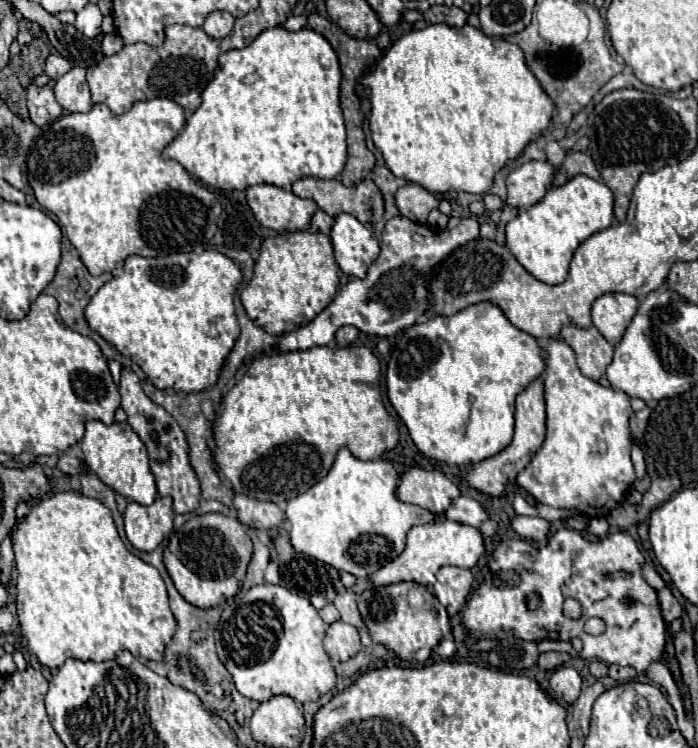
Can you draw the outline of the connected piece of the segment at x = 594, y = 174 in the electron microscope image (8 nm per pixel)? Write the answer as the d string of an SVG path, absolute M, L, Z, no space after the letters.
M570 153L566 155L564 163L560 165L556 177L554 177L554 185L560 187L562 183L570 181L574 175L588 175L592 179L600 179L600 173L598 169L594 167L594 161L586 155L586 153Z

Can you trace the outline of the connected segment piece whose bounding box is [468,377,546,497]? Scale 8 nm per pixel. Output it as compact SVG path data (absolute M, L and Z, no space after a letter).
M534 379L518 397L516 397L516 429L514 429L514 439L512 443L500 451L498 455L474 465L468 471L468 483L472 487L476 487L482 493L500 497L504 495L504 489L510 481L516 479L516 475L530 463L530 459L534 457L534 453L542 447L544 443L544 435L546 435L546 403L544 403L544 383L542 379Z

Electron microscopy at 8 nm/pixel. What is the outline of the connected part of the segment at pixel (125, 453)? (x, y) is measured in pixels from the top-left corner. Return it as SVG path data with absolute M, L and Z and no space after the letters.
M88 421L86 433L80 445L84 451L84 463L88 465L88 469L96 473L98 479L108 487L112 487L116 493L140 505L150 505L156 499L156 483L148 465L146 445L128 423L104 425L102 421Z

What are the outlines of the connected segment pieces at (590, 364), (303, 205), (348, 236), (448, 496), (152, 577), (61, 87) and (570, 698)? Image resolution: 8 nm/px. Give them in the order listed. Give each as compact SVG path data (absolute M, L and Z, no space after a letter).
M568 325L562 329L562 339L574 349L576 363L586 377L598 381L606 373L606 367L612 363L614 347L598 333L596 327L578 329Z
M254 185L246 191L246 199L256 221L278 233L306 231L316 211L312 199L302 199L276 185Z
M340 213L334 219L330 239L340 269L352 277L366 277L368 267L380 255L380 243L374 233L348 213Z
M412 467L402 475L398 497L442 519L450 503L456 497L460 497L460 489L440 471L426 471L422 467Z
M56 493L40 499L24 521L18 523L14 555L18 567L16 607L22 635L44 667L58 669L70 657L82 661L112 661L120 651L130 651L136 657L158 663L162 661L166 645L176 631L164 579L156 567L144 563L124 547L112 513L104 503L80 493Z
M72 67L64 77L60 77L54 85L54 93L56 101L70 113L88 113L92 109L84 67Z
M570 667L556 669L556 673L550 679L552 693L564 703L574 703L578 699L580 685L582 685L580 675L576 673L576 669L570 669Z

